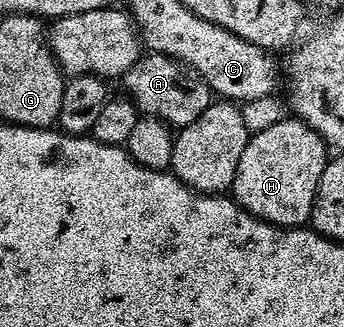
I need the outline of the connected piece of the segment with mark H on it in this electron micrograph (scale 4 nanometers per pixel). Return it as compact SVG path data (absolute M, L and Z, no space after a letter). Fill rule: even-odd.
M294 117L279 119L248 138L230 194L244 211L274 227L302 227L310 220L317 181L328 158L327 144L309 124Z

